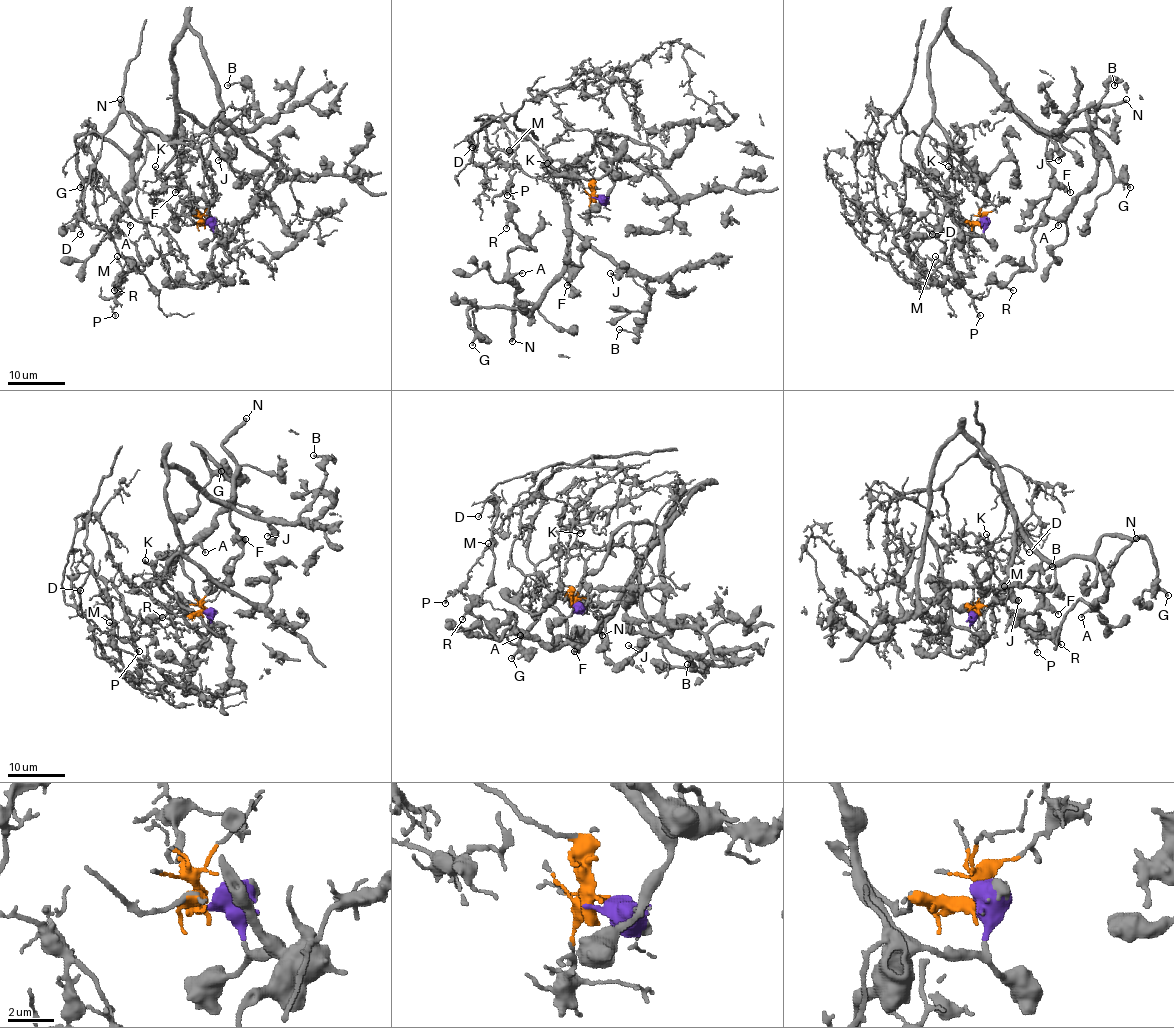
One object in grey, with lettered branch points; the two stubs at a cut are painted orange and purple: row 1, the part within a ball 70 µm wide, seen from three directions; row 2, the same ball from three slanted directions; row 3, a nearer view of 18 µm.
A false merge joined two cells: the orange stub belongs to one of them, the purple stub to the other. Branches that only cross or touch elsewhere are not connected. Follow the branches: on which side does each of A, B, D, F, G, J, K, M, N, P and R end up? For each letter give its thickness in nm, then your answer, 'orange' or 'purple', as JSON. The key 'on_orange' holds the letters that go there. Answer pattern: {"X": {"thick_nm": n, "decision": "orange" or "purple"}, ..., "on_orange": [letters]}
{"A": {"thick_nm": 180, "decision": "purple"}, "B": {"thick_nm": 170, "decision": "purple"}, "D": {"thick_nm": 90, "decision": "orange"}, "F": {"thick_nm": 160, "decision": "purple"}, "G": {"thick_nm": 280, "decision": "purple"}, "J": {"thick_nm": 150, "decision": "purple"}, "K": {"thick_nm": 130, "decision": "orange"}, "M": {"thick_nm": 110, "decision": "orange"}, "N": {"thick_nm": 400, "decision": "purple"}, "P": {"thick_nm": 150, "decision": "orange"}, "R": {"thick_nm": 200, "decision": "purple"}, "on_orange": ["D", "K", "M", "P"]}

